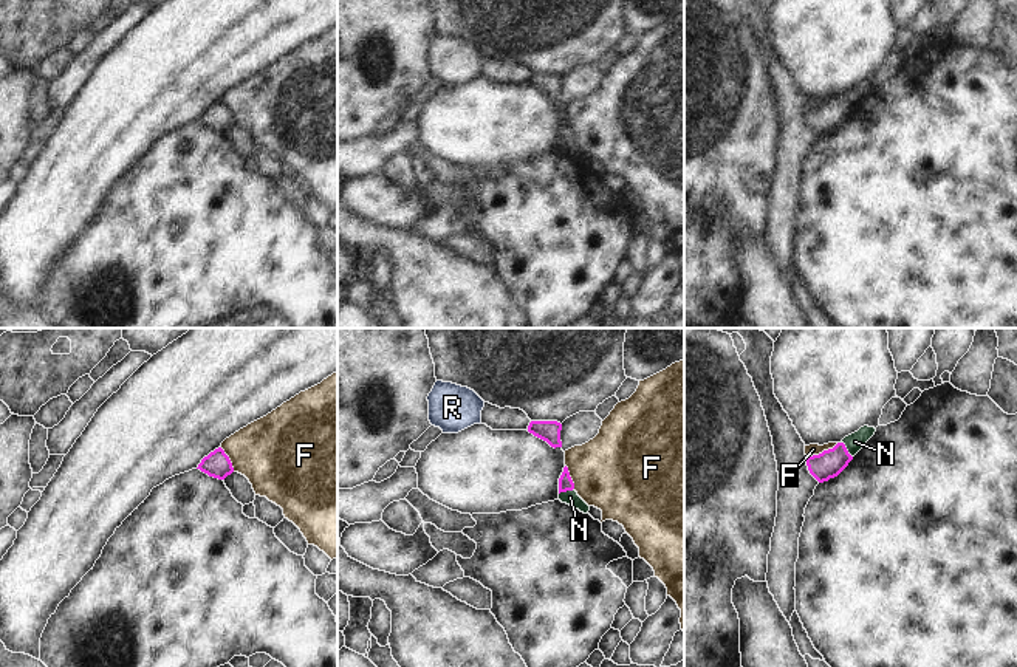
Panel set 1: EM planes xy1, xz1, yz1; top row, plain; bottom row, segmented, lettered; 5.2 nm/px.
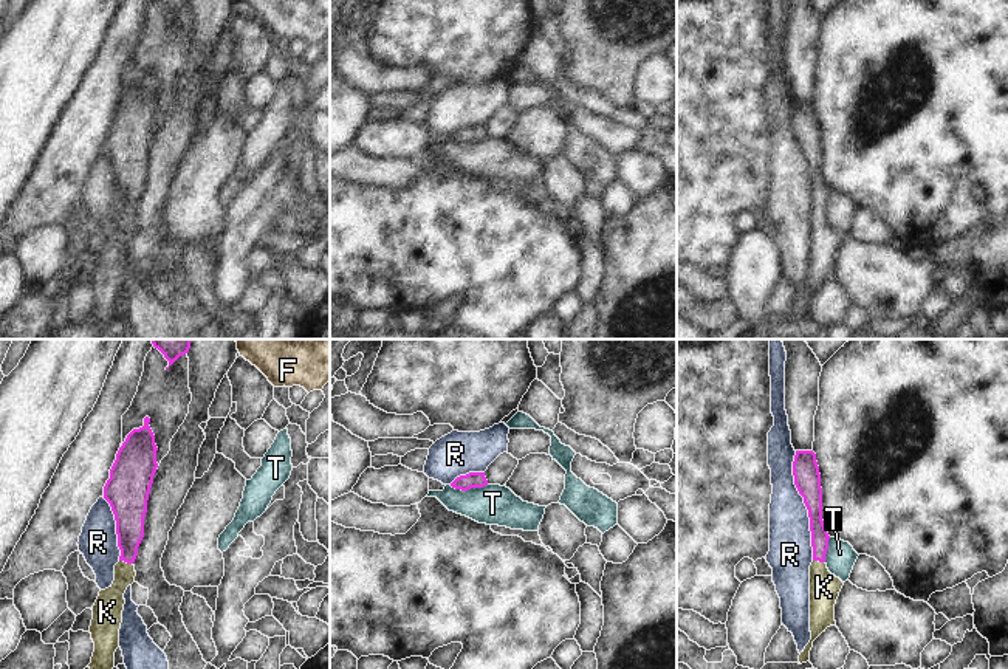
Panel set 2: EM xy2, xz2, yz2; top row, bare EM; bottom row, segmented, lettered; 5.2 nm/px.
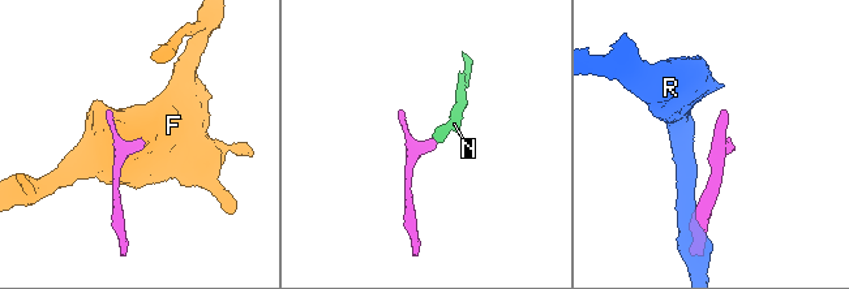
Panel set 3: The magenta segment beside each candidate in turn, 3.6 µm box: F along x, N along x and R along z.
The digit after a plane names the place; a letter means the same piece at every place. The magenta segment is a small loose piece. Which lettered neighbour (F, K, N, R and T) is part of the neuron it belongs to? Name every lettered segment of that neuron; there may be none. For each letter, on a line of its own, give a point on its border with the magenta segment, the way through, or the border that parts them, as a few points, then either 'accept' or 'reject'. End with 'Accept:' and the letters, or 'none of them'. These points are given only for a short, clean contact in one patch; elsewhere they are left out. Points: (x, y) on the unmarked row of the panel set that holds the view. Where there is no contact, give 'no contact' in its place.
F: contact yz1 (824, 104); border yz1 (838, 96), (807, 110); reject
K: contact xy2 (126, 214); way xy2 (129, 166), (126, 214), (124, 229), (109, 259); accept
N: contact yz1 (845, 102); way yz1 (830, 116), (845, 102), (855, 95); accept
R: contact yz2 (805, 158); reject
T: contact xz2 (468, 141); border xz2 (486, 137), (466, 143), (456, 143), (449, 138); reject
Accept: K, N

